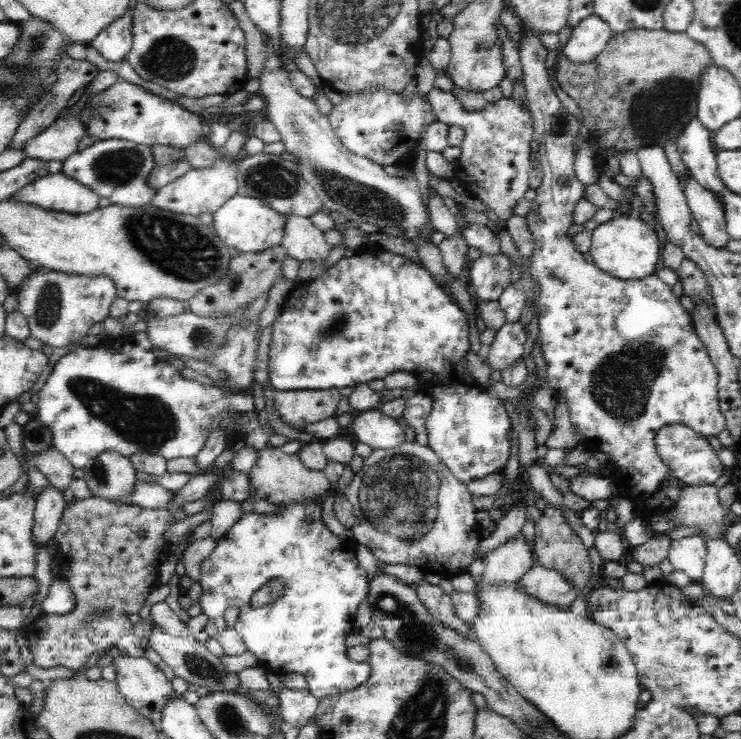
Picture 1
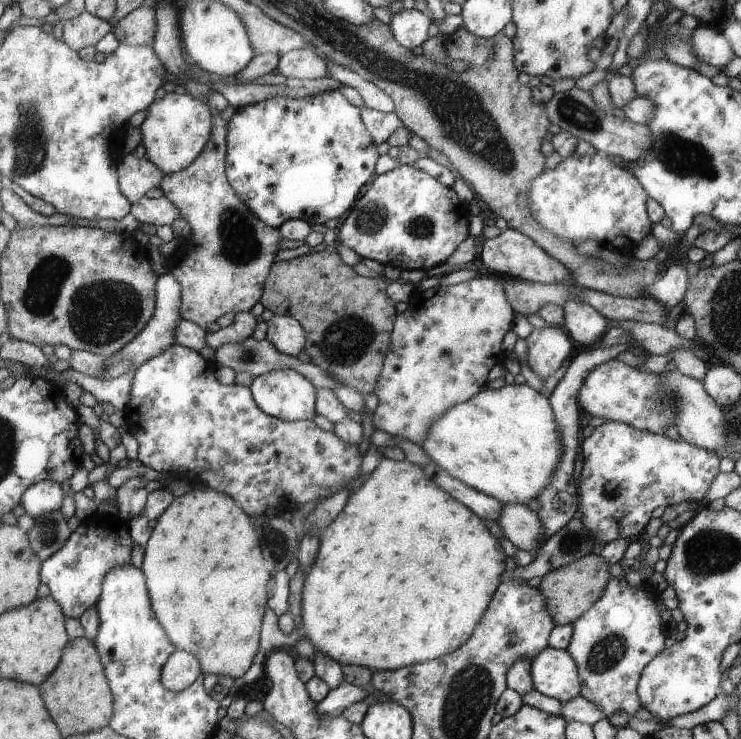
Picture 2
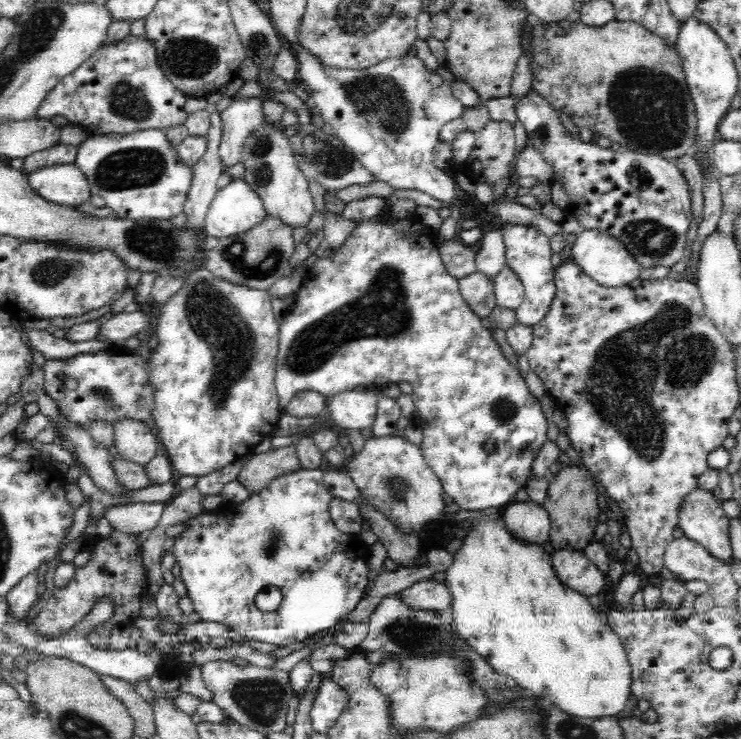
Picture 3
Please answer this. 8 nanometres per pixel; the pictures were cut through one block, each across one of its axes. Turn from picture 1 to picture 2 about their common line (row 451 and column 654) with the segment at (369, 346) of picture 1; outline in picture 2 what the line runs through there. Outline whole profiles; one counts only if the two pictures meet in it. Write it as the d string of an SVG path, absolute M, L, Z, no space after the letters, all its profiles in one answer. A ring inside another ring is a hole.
M606 421L584 438L585 463L580 474L579 515L594 538L592 549L612 540L640 534L658 506L702 501L716 480L720 459L714 452L681 440L642 432L623 422ZM621 523L630 526L628 536L618 536Z

